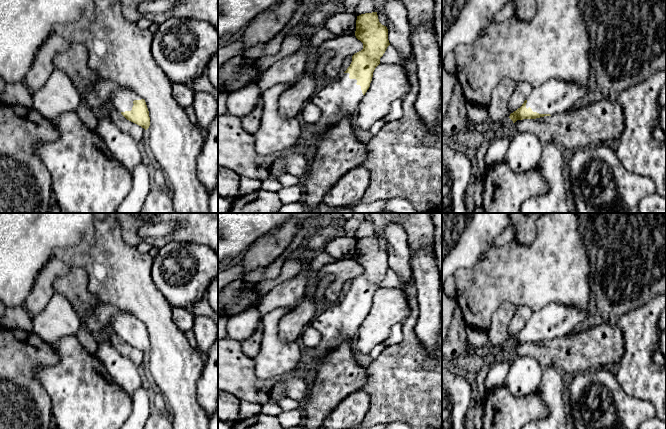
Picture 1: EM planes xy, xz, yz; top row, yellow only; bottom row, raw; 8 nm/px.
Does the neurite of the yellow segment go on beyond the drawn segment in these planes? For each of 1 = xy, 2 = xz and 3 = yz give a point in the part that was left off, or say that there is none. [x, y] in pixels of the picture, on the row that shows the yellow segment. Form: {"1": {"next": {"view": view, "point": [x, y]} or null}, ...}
{"1": {"next": {"view": "xy", "point": [122, 99]}}, "2": {"next": {"view": "xz", "point": [337, 100]}}, "3": {"next": {"view": "yz", "point": [556, 96]}}}

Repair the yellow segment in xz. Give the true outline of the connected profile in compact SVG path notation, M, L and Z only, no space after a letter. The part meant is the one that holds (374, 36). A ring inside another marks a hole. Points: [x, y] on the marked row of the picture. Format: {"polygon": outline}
{"polygon": "M377 12L357 16L355 36L363 43L363 49L352 56L352 62L340 80L327 83L311 98L322 111L321 118L310 127L312 141L342 119L357 115L373 72L390 45L388 29L379 22Z"}

